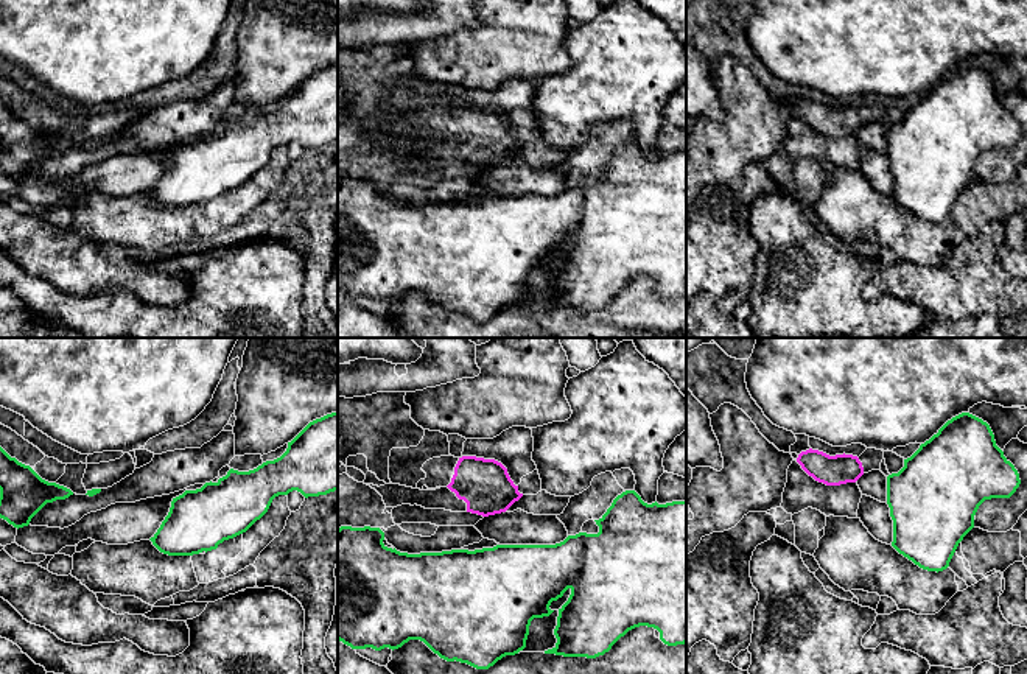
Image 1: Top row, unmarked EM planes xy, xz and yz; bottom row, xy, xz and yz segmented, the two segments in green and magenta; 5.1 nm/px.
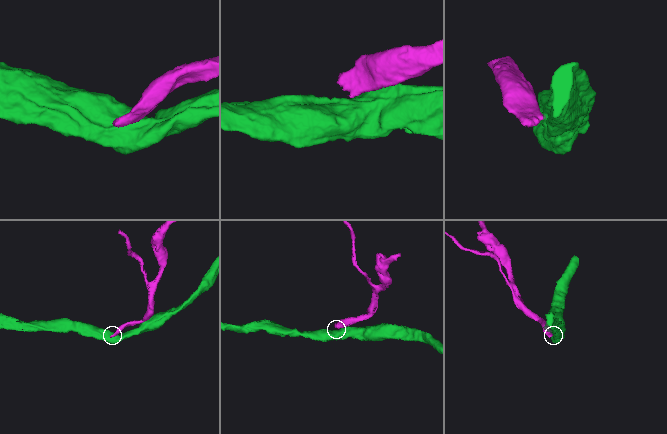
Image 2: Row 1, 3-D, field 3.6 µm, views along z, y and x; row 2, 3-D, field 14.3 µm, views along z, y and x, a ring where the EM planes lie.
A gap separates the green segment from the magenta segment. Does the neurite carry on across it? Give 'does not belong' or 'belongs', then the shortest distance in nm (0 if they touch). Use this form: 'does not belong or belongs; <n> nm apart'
does not belong; 130 nm apart

